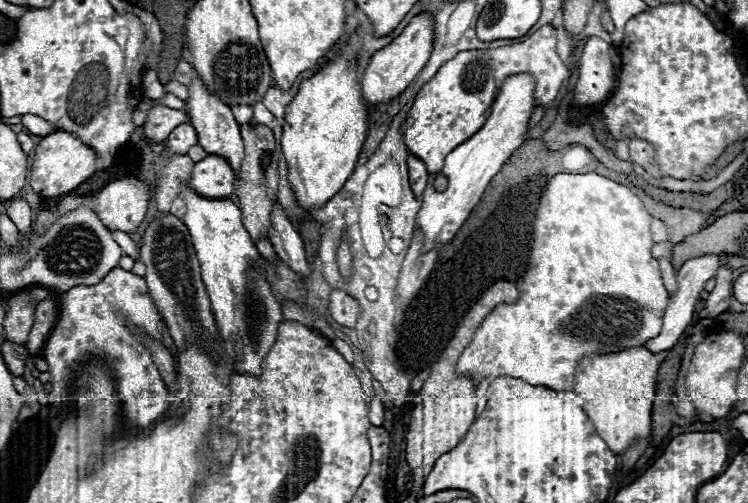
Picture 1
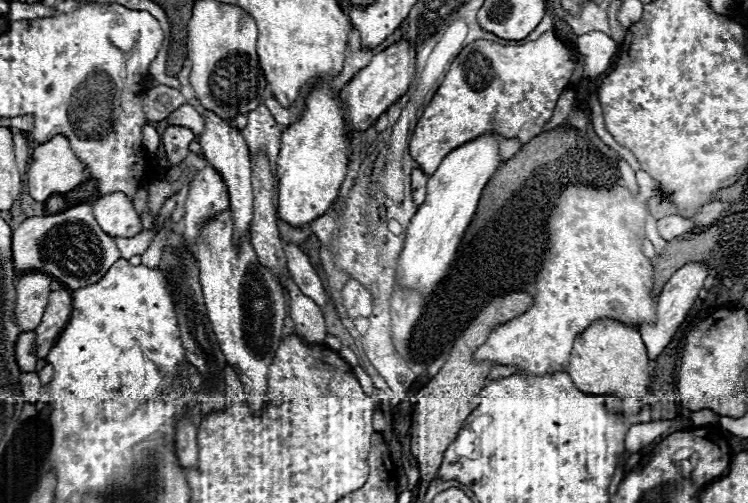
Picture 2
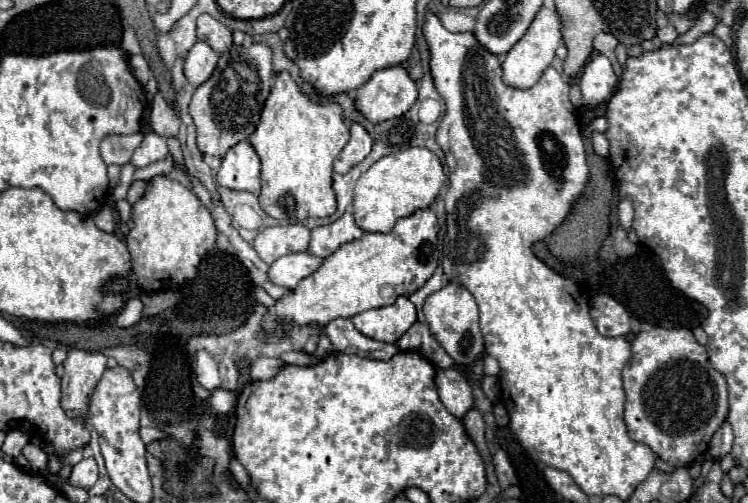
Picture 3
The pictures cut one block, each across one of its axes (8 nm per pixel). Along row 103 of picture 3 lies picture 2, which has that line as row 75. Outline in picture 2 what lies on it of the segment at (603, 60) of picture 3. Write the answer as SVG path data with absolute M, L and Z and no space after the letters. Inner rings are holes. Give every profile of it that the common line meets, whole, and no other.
M588 32L576 40L578 52L584 56L584 76L602 76L612 66L612 56L616 54L616 42L604 32Z

